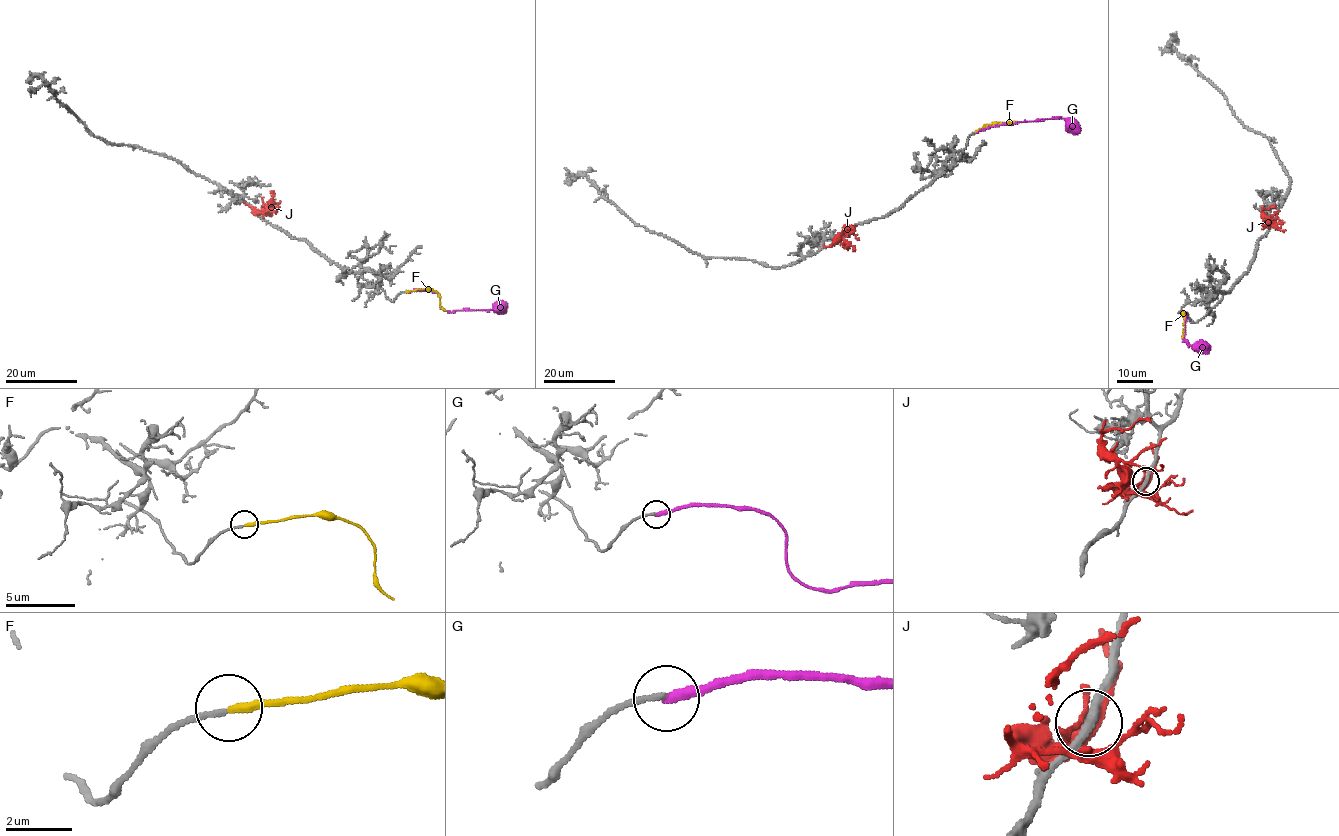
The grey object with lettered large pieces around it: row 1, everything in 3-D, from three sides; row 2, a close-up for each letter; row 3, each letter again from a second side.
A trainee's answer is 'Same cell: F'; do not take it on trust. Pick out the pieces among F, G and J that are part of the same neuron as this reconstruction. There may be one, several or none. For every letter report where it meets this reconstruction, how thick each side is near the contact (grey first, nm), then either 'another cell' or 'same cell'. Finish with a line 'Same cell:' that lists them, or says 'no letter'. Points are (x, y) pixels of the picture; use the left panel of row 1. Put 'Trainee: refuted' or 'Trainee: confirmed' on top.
Trainee: confirmed
F: contact (406, 291); calibres 160 and 240 nm; same cell
G: contact (406, 292); calibres 190 and 280 nm; another cell
J: contact (254, 211); calibres 240 and 400 nm; another cell
Same cell: F

